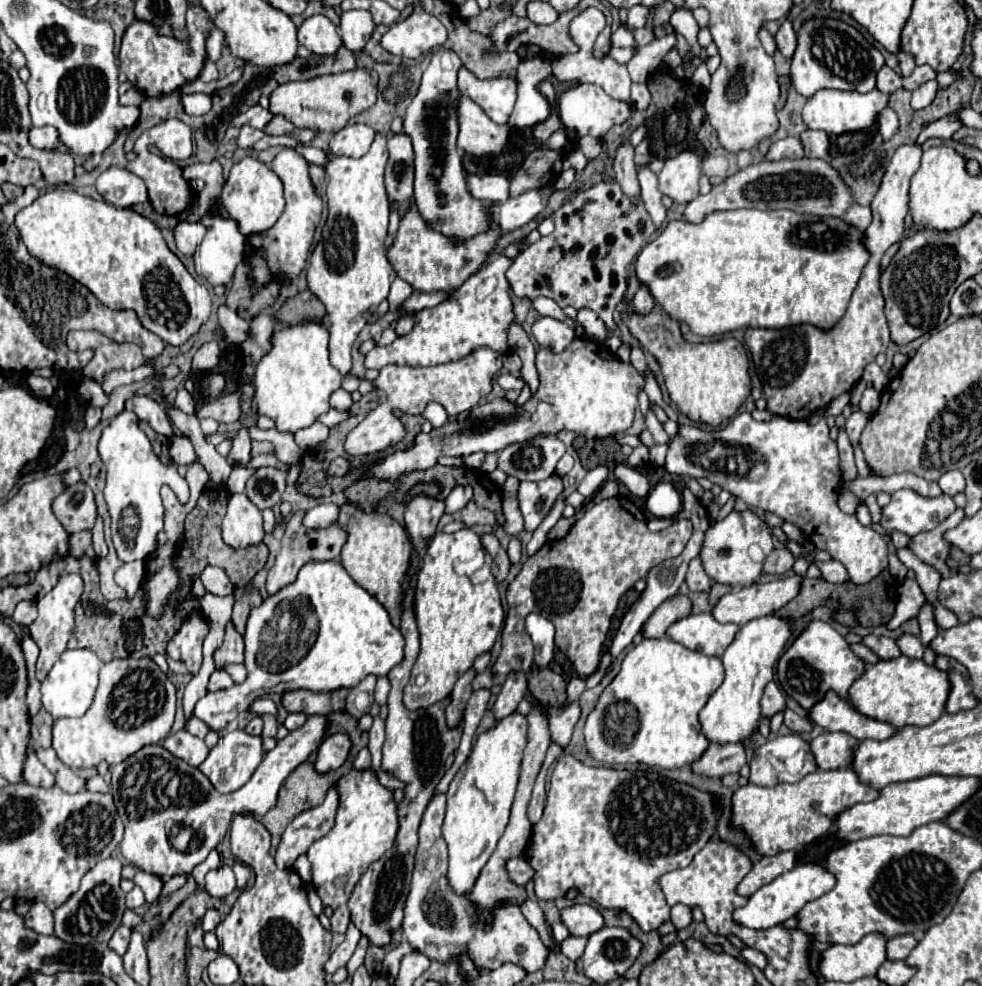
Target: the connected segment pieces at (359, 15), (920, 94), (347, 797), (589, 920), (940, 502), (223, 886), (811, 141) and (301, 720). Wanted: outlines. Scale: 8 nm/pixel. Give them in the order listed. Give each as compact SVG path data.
M346 11L346 13L342 13L340 19L342 19L340 35L344 39L344 45L354 53L362 51L366 41L370 39L374 27L376 27L370 13L366 13L366 11Z
M936 79L922 83L922 85L912 93L912 107L914 107L914 109L928 107L928 105L934 101L936 93L938 93L938 83L936 83Z
M352 769L348 775L340 777L336 785L340 793L336 825L328 835L318 839L308 849L308 859L312 863L312 883L316 893L320 895L324 905L330 905L334 909L334 915L330 917L332 931L346 933L350 923L346 901L354 885L358 883L358 877L394 845L394 837L398 831L398 815L392 791L382 787L370 769Z
M572 905L562 909L562 923L574 937L588 937L604 927L604 917L592 905Z
M900 489L892 493L892 501L882 509L880 525L888 531L900 531L914 537L922 531L932 531L942 523L956 505L950 495L922 497L912 489Z
M222 865L214 871L210 871L206 875L206 885L204 889L216 897L216 899L224 899L226 895L230 895L236 889L236 879L234 879L234 871L228 865Z
M804 131L800 135L804 149L806 149L806 157L816 157L816 159L826 159L828 157L828 149L830 149L830 139L828 133L824 131Z
M290 713L290 715L286 717L286 721L284 721L284 727L286 727L288 731L294 731L294 729L302 727L302 725L306 723L306 719L308 719L308 715L304 715L304 713Z

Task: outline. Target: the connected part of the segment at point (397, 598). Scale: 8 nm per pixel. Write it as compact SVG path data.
M352 503L342 505L338 523L342 525L342 529L348 531L348 541L342 547L344 569L360 587L364 587L374 599L378 599L384 605L384 609L392 619L392 625L400 627L402 581L410 567L410 555L412 555L412 543L404 527L388 513L382 511L366 513Z

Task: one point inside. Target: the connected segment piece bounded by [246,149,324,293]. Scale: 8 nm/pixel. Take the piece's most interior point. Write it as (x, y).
(282, 251)

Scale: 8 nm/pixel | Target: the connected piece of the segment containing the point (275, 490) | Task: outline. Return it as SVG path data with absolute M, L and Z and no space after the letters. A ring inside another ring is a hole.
M260 467L256 473L246 481L246 495L258 509L274 507L284 489L286 489L288 469L274 469L274 467Z

